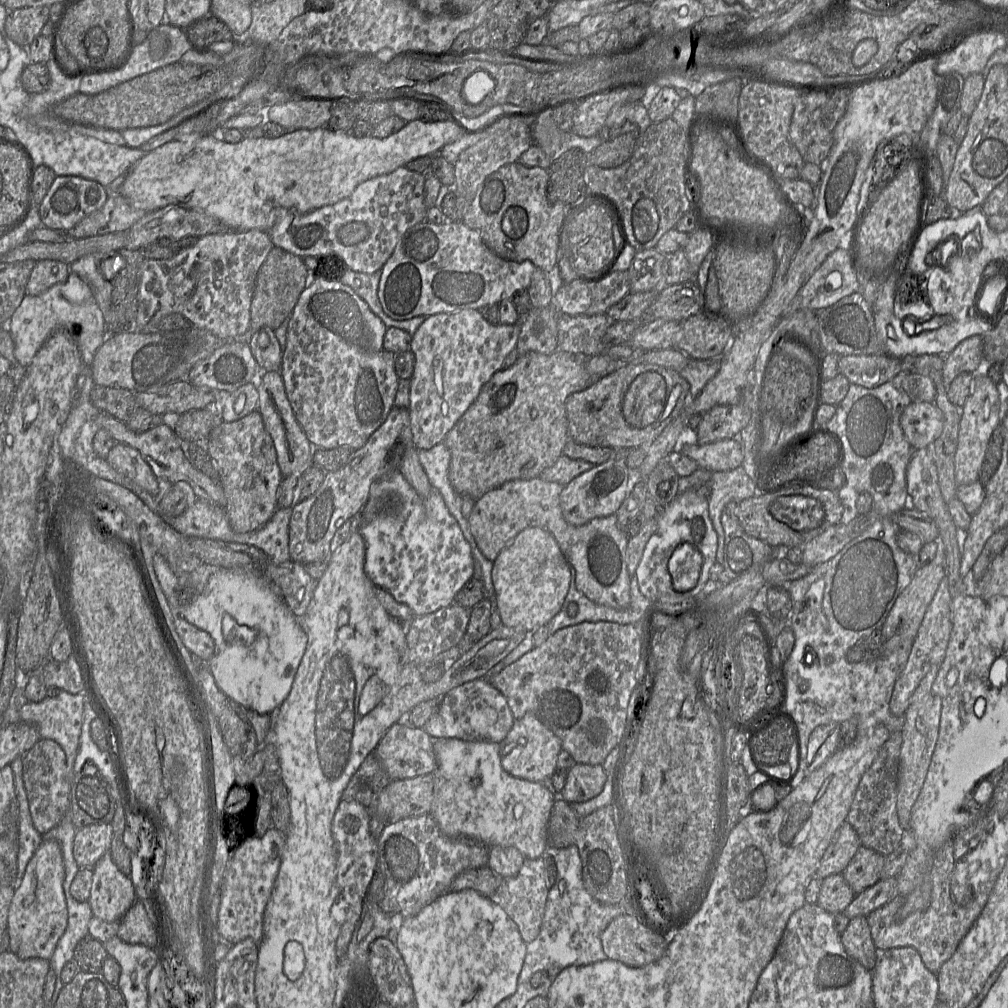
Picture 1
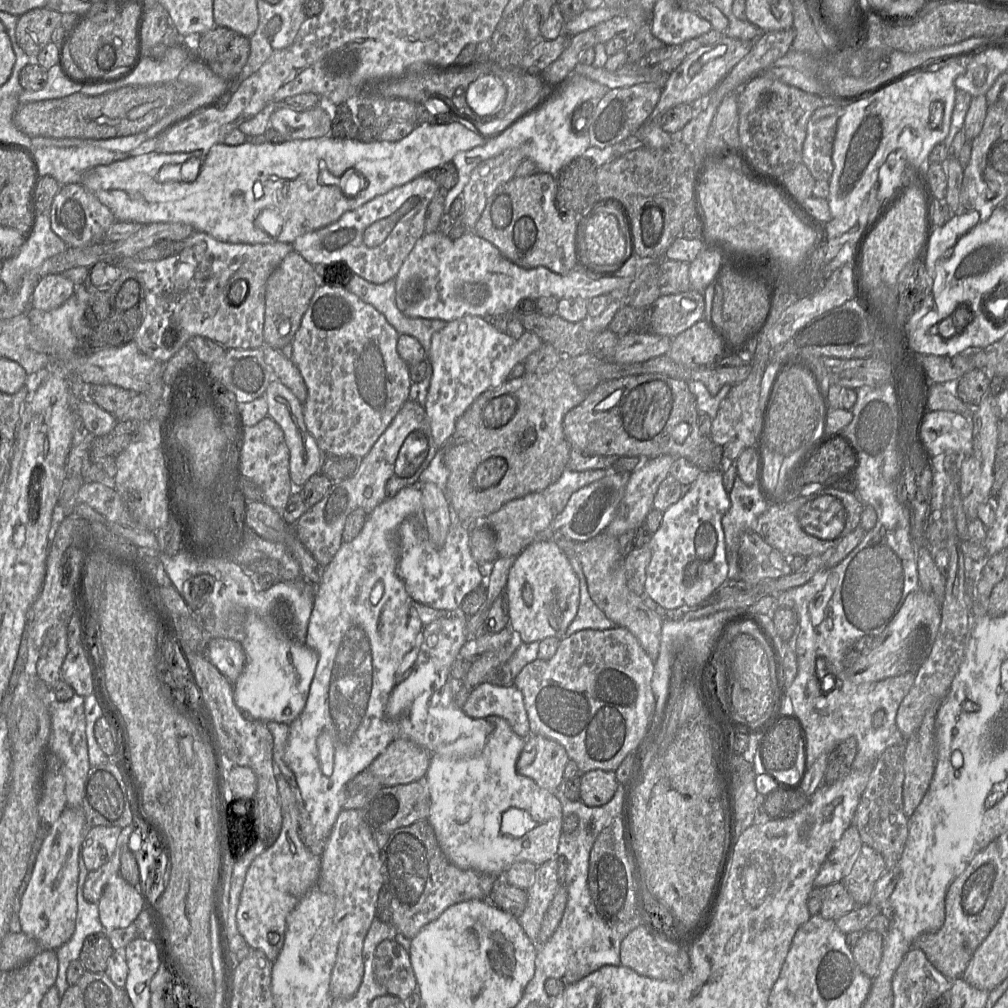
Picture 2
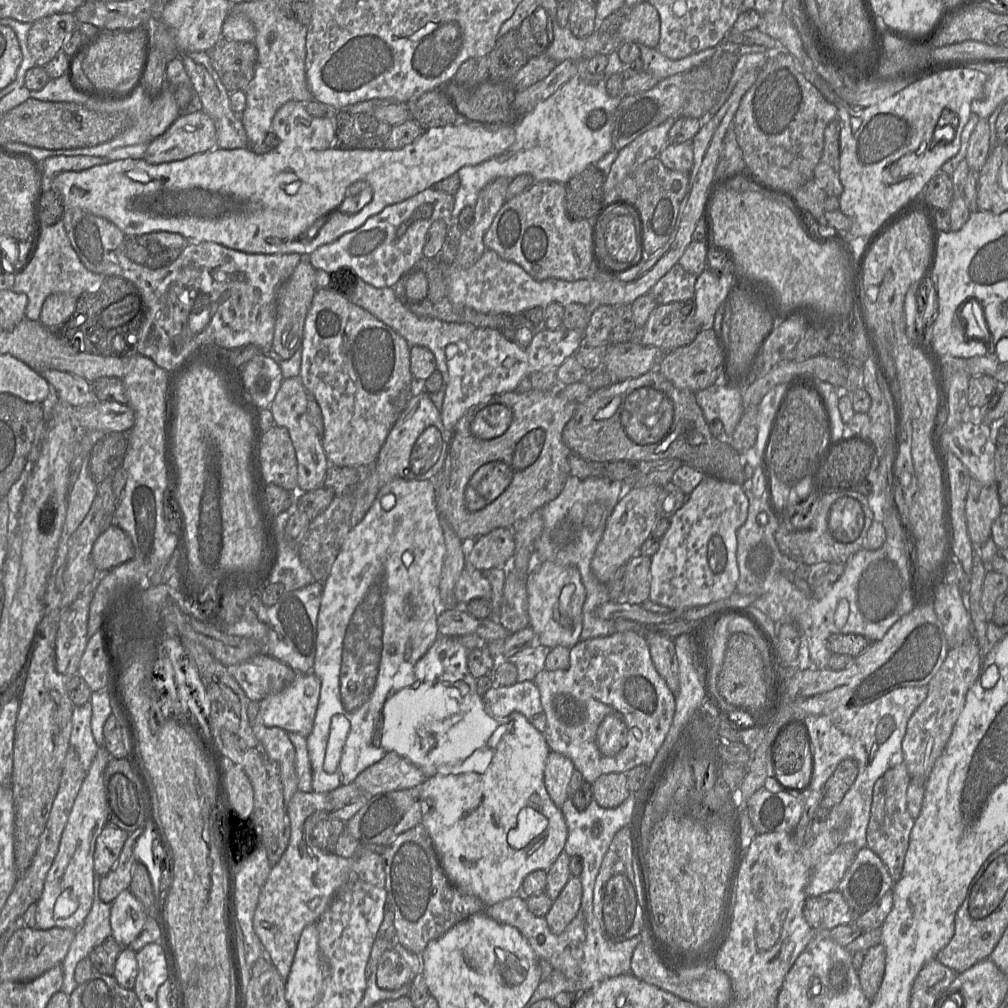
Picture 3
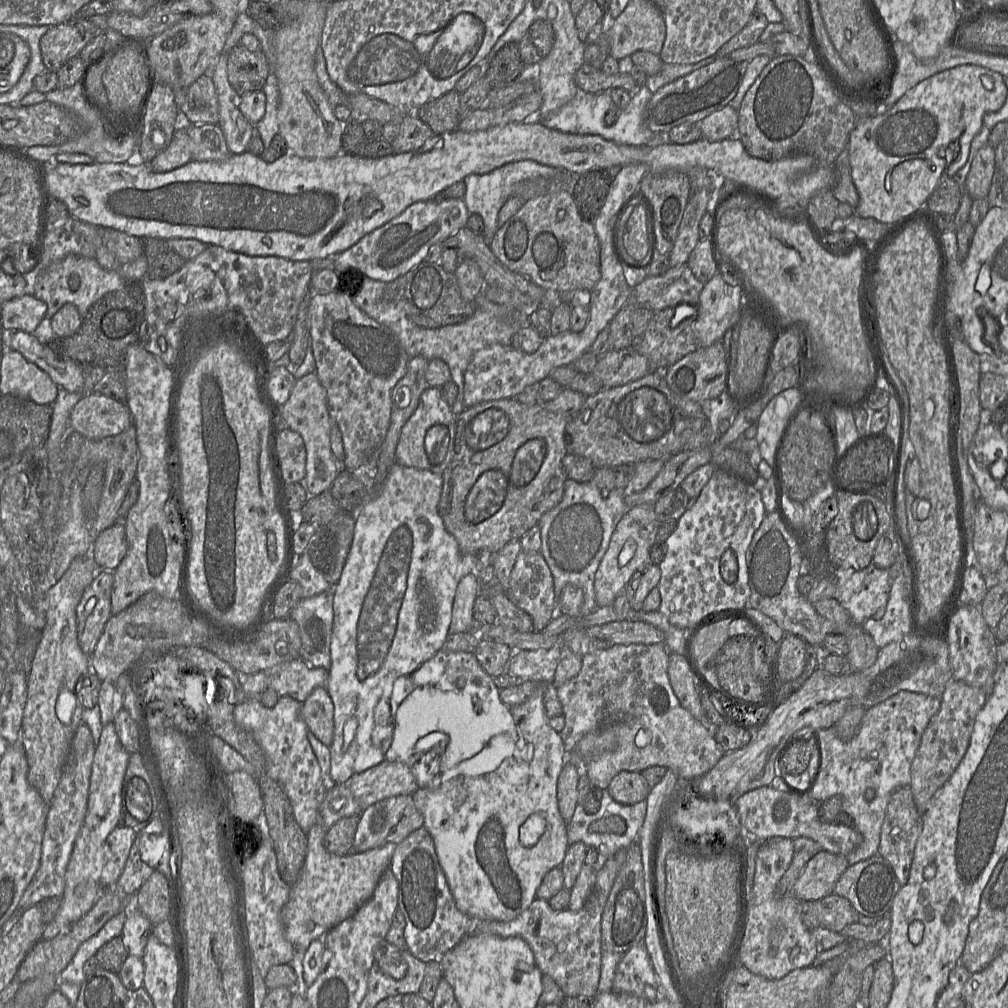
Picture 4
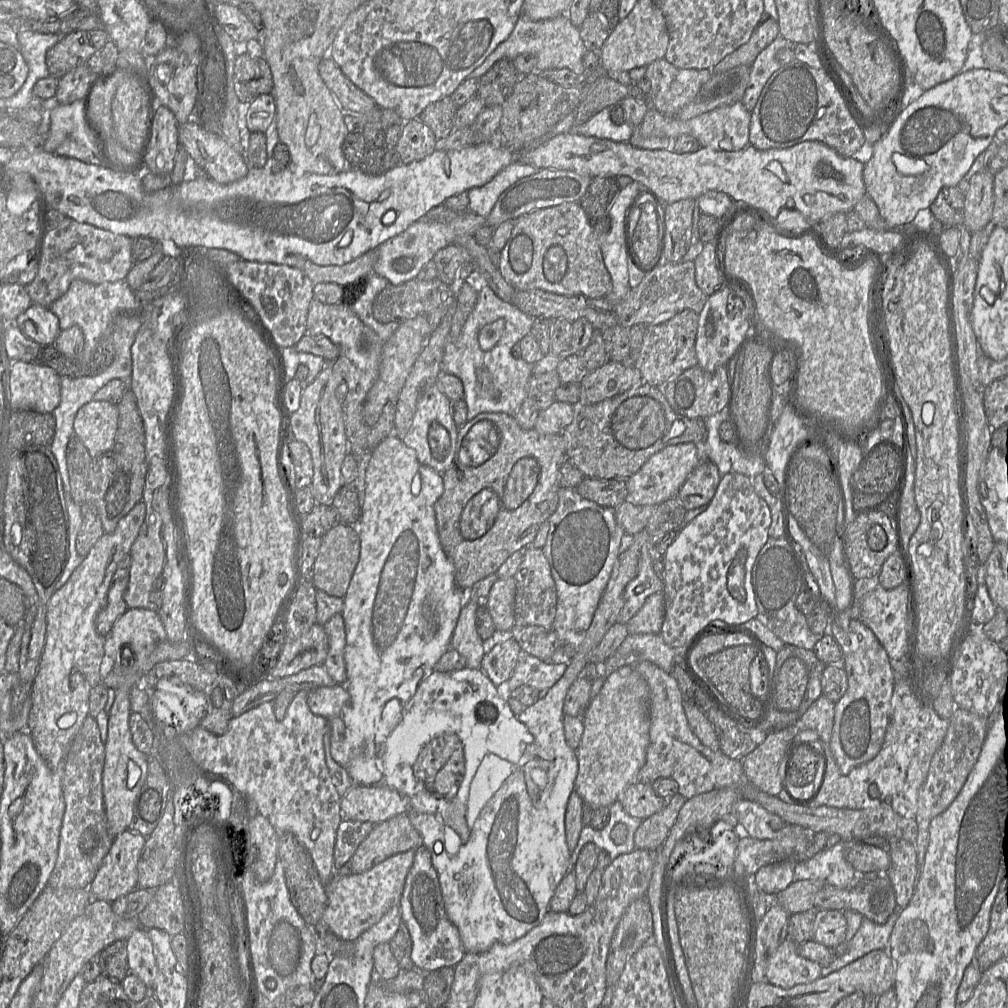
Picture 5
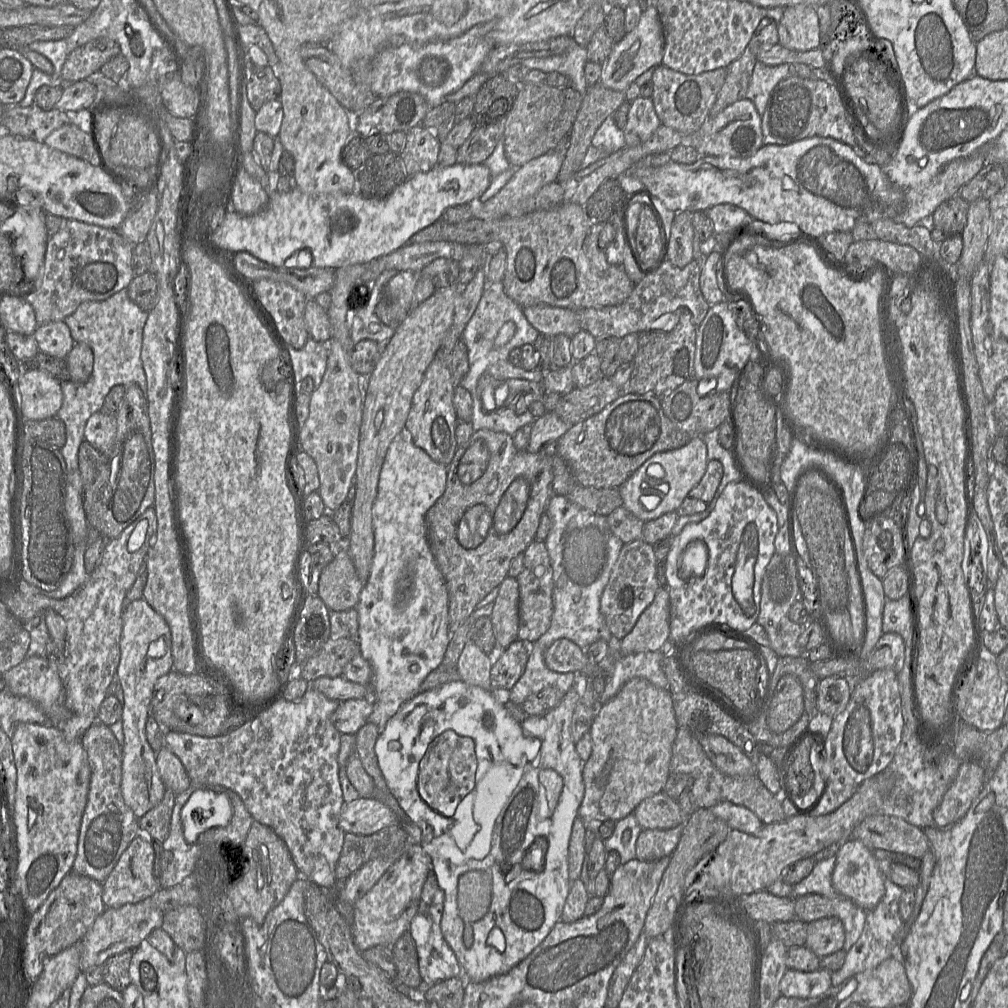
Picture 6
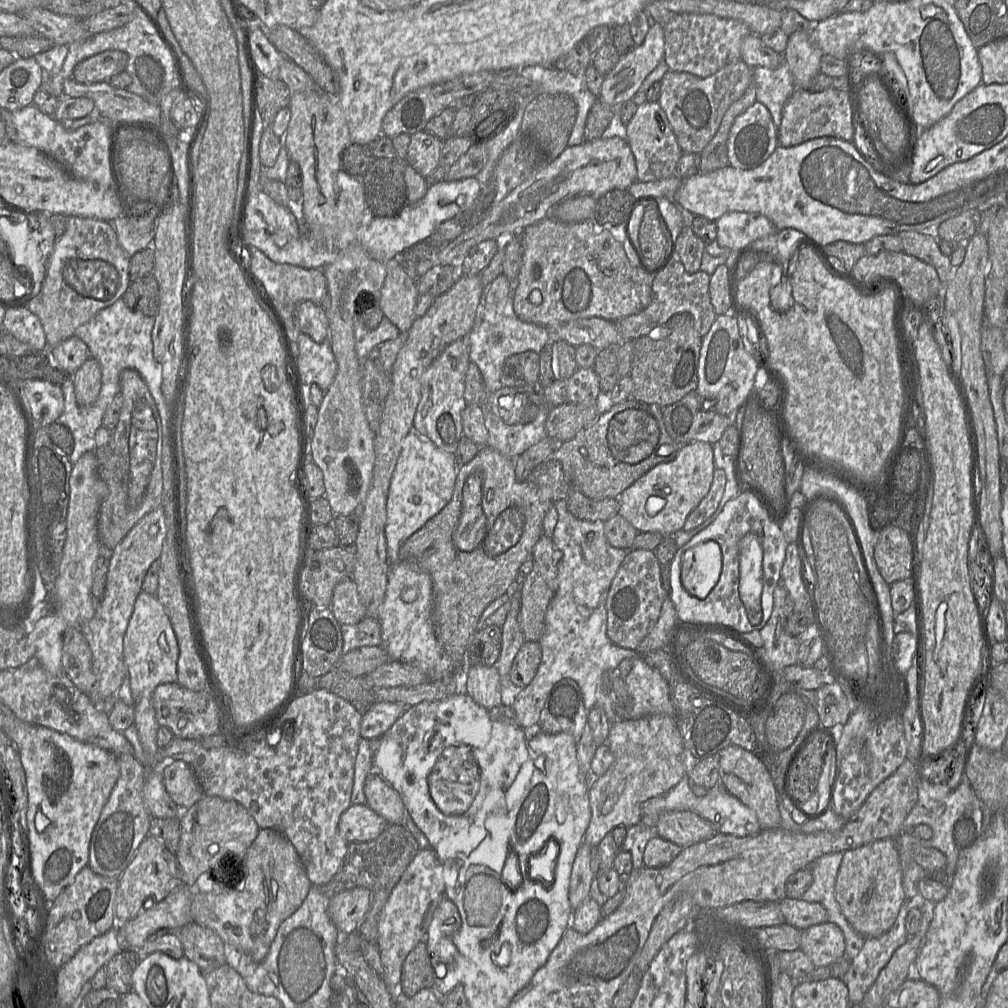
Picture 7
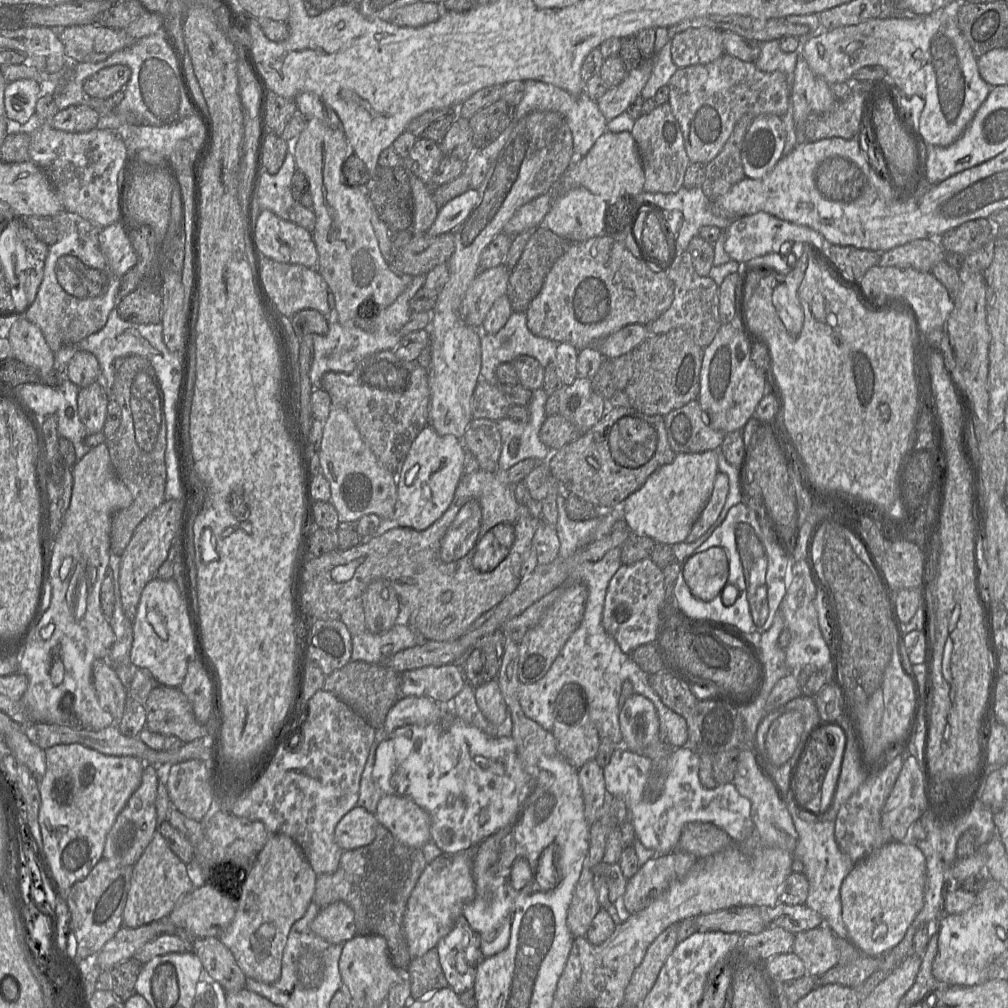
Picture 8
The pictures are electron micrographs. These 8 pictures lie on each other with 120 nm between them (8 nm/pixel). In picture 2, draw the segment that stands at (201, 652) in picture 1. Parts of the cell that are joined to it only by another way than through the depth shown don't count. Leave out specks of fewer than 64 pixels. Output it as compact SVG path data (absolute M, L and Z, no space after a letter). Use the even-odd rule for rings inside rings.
M213 638L206 648L211 663L232 683L242 673L246 655L240 642L226 638Z

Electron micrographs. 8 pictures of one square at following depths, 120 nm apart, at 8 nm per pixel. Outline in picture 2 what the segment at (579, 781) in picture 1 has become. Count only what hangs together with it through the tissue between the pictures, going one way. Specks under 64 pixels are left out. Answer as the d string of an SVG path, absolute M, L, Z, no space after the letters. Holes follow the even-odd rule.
M587 771L580 776L580 801L589 807L602 806L612 799L618 785L613 771Z

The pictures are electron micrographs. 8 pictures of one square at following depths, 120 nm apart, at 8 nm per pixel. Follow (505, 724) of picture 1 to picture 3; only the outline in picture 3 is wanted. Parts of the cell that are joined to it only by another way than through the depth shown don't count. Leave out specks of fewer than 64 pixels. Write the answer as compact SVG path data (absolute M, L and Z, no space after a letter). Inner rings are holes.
M533 681L517 682L512 686L493 686L482 695L486 710L493 716L508 717L520 712L540 732L546 728L546 715L540 691Z

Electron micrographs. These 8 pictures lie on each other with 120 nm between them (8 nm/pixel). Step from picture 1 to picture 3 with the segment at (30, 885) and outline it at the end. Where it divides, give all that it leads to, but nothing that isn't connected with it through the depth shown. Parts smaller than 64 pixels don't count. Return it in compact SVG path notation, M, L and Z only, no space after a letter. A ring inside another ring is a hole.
M99 746L86 773L62 833L57 855L47 873L42 895L36 902L35 928L39 930L55 927L77 930L91 910L94 899L96 840L108 822L104 772L112 758L104 746Z

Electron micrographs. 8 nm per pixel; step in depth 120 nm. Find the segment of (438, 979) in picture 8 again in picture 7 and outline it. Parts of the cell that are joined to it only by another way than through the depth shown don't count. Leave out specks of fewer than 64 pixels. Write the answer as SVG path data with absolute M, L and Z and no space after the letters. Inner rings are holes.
M424 941L405 958L401 971L401 991L408 997L413 997L423 989L433 988L436 981L435 969Z

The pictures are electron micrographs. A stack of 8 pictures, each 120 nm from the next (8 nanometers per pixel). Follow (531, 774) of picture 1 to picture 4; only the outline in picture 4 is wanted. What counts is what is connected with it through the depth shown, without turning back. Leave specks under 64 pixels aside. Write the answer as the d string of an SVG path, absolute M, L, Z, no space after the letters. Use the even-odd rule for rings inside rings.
M566 763L557 782L557 800L560 815L568 824L578 803L579 772L573 764Z

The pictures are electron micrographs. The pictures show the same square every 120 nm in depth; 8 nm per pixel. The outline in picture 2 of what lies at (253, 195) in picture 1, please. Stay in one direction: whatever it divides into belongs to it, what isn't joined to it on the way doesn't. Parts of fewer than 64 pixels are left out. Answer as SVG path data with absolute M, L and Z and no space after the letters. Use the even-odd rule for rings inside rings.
M452 121L440 125L416 124L409 135L396 142L378 140L364 143L325 136L285 140L279 144L245 142L229 146L216 143L207 150L171 154L154 151L96 166L84 174L81 184L110 209L117 221L140 225L185 223L195 231L229 243L292 244L297 237L336 222L343 213L359 208L376 196L402 186L430 169L452 162L456 153L481 146L487 138L477 130Z

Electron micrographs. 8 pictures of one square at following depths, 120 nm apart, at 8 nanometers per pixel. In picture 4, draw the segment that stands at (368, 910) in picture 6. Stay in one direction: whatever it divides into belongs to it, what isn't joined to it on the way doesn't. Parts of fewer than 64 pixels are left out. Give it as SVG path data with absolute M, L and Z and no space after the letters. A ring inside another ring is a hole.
M347 784L334 785L326 791L317 821L307 833L304 864L281 910L285 937L298 953L304 953L314 939L322 939L329 930L352 916L372 896L382 874L389 869L394 843L344 856L330 854L323 846L324 835L331 826L343 818L359 816L361 812Z

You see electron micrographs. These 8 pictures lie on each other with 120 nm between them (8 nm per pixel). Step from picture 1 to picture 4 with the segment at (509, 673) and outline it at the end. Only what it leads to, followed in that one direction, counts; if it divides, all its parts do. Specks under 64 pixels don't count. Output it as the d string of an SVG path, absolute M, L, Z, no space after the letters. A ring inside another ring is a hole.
M665 644L611 645L592 648L581 658L581 670L570 682L557 688L565 726L560 732L567 753L589 732L605 725L614 735L611 750L604 751L586 766L585 776L601 790L607 790L612 779L623 772L640 773L650 767L665 767L676 773L676 785L684 792L692 790L691 781L708 773L723 757L712 733L684 709L676 697L668 676L669 651Z

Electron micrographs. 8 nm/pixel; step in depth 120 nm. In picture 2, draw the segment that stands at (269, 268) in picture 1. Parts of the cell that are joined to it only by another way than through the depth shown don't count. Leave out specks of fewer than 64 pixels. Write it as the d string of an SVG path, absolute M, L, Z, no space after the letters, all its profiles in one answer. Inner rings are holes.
M296 251L289 252L266 282L266 306L264 319L265 344L282 350L290 344L301 325L310 300L319 286L313 265Z

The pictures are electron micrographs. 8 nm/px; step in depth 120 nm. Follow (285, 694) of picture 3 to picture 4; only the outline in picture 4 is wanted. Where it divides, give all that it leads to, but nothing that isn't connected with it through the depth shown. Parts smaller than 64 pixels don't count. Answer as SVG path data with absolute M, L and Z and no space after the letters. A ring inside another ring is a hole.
M318 687L301 705L301 716L309 731L329 747L334 735L334 705L325 687Z

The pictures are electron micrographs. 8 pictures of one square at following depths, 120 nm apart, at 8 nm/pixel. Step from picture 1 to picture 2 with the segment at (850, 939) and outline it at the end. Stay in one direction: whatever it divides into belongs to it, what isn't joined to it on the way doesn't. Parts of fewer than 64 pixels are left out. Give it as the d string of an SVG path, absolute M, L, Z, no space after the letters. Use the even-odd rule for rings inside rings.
M864 930L856 945L852 947L852 955L861 969L869 978L873 979L880 967L883 953L884 935L873 931Z

